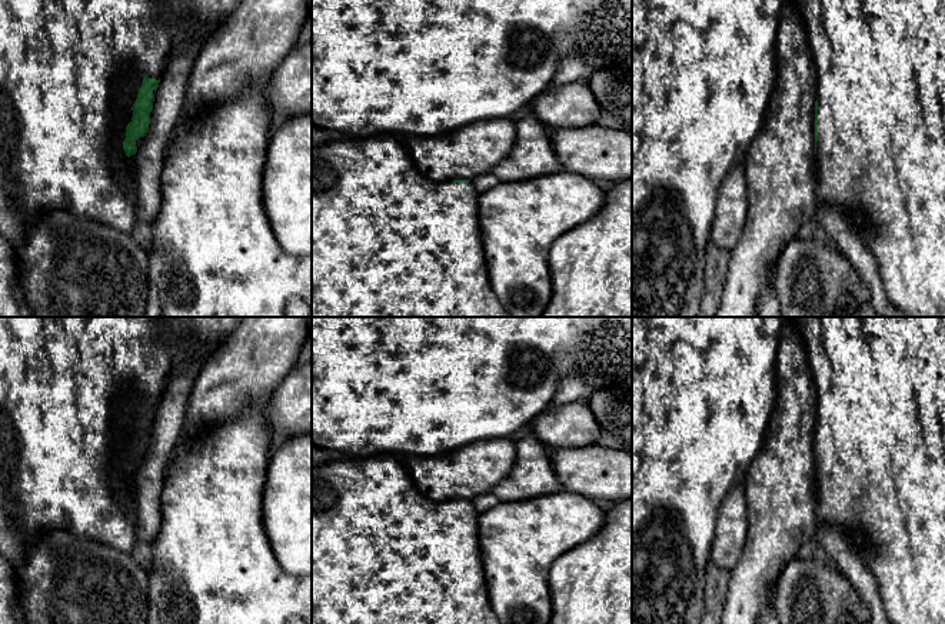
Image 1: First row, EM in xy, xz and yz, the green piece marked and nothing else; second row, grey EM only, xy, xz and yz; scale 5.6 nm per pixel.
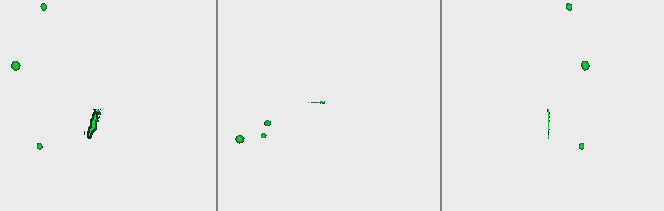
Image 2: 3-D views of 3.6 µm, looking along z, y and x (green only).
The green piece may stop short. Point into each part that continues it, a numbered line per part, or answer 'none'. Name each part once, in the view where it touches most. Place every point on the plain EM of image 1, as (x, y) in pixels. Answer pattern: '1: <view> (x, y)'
1: yz (879, 381)

